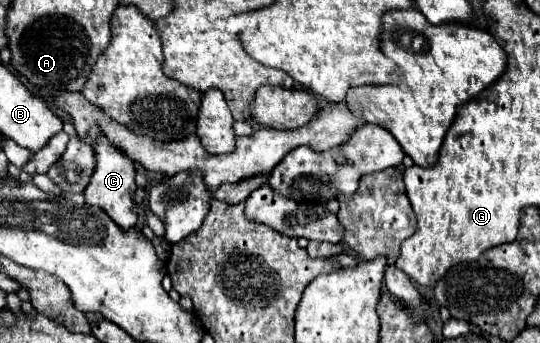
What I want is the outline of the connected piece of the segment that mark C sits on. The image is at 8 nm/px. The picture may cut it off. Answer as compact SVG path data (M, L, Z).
M93 126L93 130L89 130L89 138L93 140L91 146L95 150L97 164L95 164L91 182L83 192L85 202L103 208L115 224L119 224L121 228L127 230L127 228L135 226L135 222L137 222L137 212L131 212L135 206L135 202L133 202L133 192L135 192L135 166L133 164L135 162L127 154L123 154L123 150L117 150L117 146L113 146L109 140L105 140L105 134L101 134L99 126Z

